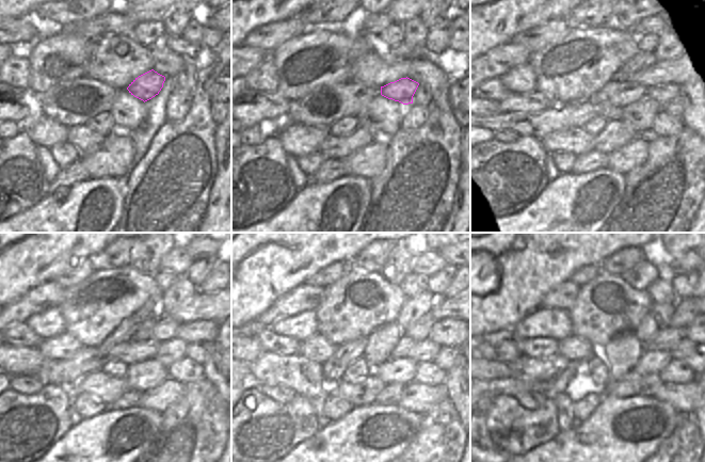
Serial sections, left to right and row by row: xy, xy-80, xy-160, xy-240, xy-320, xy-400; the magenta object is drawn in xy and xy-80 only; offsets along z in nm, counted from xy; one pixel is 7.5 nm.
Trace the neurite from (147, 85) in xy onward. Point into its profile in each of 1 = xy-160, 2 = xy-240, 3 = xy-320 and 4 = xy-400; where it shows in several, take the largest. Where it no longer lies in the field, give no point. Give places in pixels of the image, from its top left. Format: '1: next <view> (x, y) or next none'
1: next xy-160 (662, 93)
2: next xy-240 (202, 332)
3: next xy-320 (446, 332)
4: next xy-400 (687, 328)

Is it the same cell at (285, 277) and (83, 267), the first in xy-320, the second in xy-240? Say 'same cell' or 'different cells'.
different cells

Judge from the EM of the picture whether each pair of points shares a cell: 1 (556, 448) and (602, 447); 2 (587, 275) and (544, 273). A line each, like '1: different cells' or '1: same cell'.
1: same cell
2: different cells

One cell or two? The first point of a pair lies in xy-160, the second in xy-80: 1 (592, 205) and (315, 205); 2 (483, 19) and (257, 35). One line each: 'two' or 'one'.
1: one
2: two

